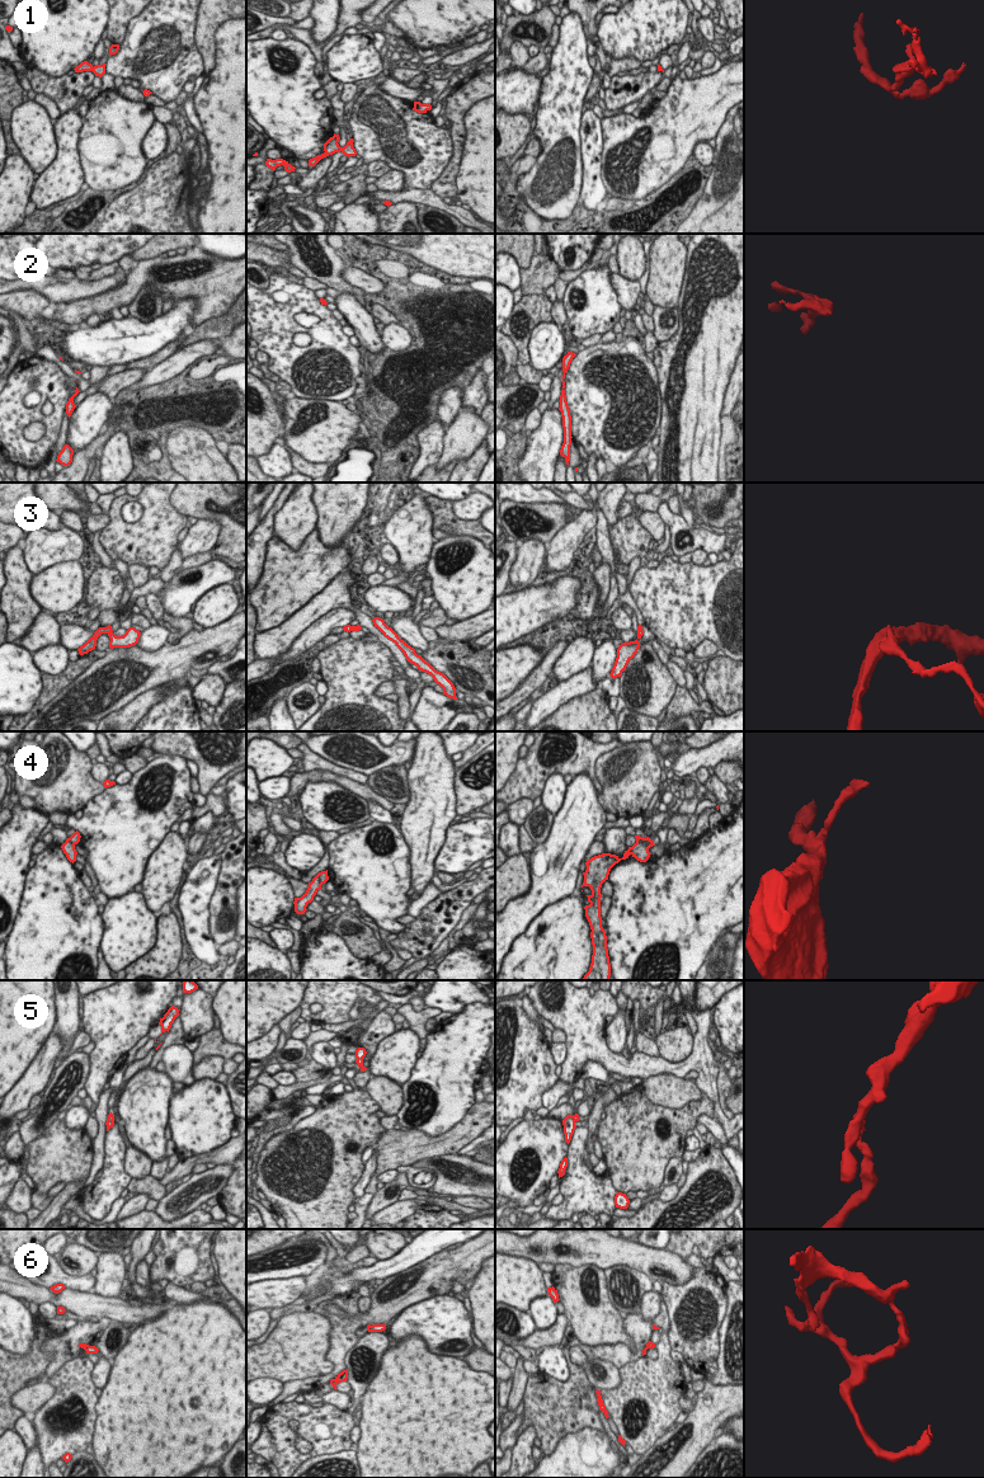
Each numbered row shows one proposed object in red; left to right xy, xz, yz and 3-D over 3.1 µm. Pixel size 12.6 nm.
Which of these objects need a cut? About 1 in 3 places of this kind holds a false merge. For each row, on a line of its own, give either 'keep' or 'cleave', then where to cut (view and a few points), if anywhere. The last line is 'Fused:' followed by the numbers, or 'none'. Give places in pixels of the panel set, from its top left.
1: keep | no cut
2: keep | no cut
3: keep | no cut
4: cleave | yz (636, 841), (651, 841)
5: cleave | xy (108, 1119), (113, 1120)
6: cleave | xz (332, 1379), (337, 1383)
Fused: 4, 5, 6

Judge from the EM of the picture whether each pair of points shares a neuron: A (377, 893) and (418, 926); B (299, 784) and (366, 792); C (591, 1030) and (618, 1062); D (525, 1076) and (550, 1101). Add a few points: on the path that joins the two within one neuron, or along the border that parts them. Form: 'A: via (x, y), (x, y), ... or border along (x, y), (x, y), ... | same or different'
A: border along (405, 926), (396, 933) | different
B: via (315, 776), (334, 777), (349, 785) | same
C: via (591, 1039), (610, 1058) | same
D: border along (559, 1078), (542, 1093), (541, 1105) | different

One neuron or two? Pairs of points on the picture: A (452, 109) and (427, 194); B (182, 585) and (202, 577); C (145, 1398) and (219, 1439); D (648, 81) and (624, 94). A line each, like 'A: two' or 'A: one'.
A: two
B: one
C: one
D: one

